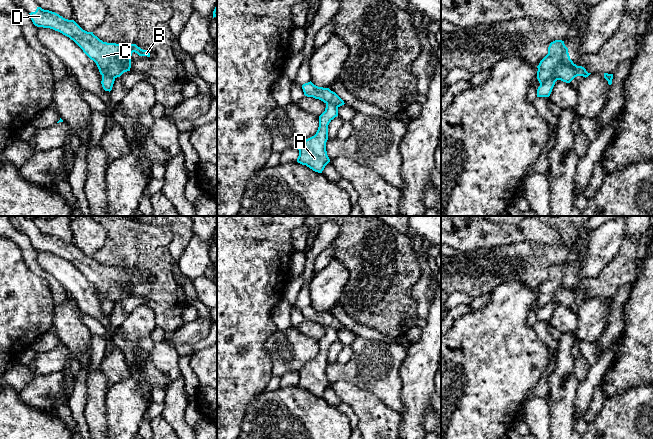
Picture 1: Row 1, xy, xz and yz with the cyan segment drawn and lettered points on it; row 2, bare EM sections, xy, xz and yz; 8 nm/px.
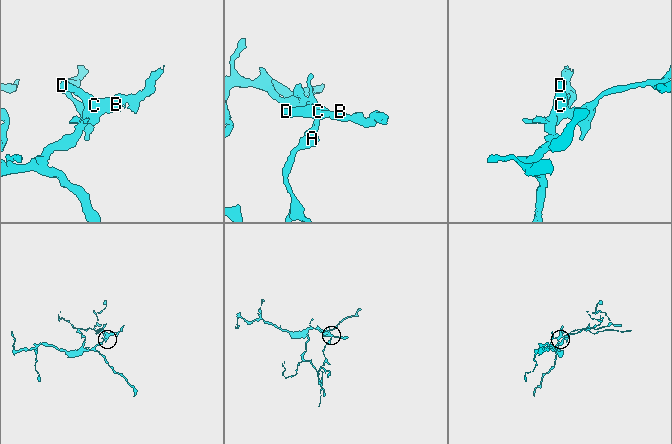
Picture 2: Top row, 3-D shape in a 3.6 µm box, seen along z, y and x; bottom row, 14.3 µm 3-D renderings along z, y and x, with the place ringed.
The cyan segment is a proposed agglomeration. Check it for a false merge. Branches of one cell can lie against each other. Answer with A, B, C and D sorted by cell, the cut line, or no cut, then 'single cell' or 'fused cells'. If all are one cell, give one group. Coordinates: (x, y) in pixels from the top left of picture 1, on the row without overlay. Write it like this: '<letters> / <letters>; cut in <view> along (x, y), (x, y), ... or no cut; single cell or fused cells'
A / B C D; cut in yz along (569, 282), (561, 286), (554, 296), (540, 308); fused cells

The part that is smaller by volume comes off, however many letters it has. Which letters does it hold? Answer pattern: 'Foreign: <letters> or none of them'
Foreign: A

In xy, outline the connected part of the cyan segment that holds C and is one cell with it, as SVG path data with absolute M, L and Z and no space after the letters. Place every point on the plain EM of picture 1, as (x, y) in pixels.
M41 231L29 238L35 250L53 253L73 264L96 287L101 299L107 298L117 302L130 295L133 276L139 280L150 281L149 275L141 273L136 268L103 266L93 256L83 254L74 244L65 243Z

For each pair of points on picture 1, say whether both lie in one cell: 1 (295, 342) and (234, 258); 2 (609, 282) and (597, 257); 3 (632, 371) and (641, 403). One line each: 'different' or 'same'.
1: different
2: different
3: different

